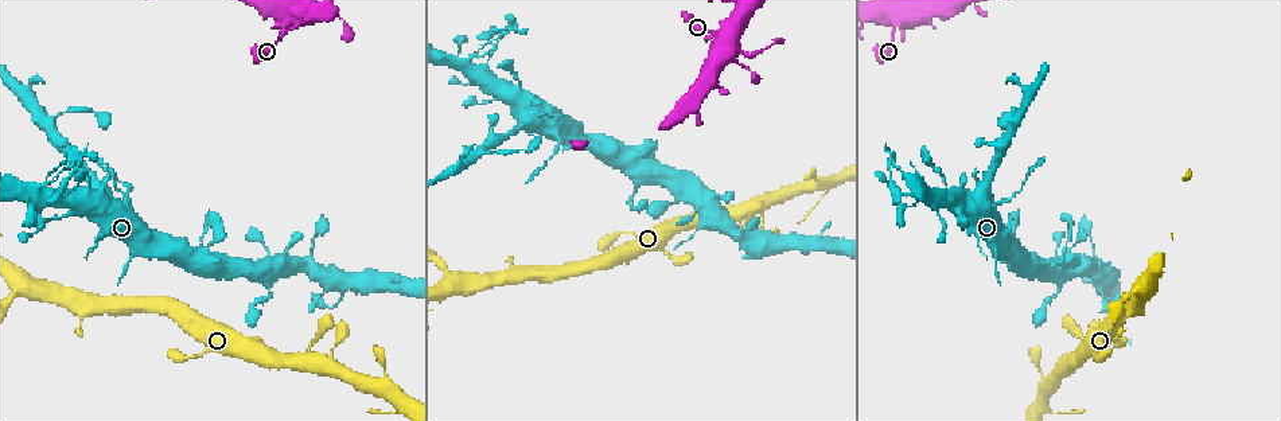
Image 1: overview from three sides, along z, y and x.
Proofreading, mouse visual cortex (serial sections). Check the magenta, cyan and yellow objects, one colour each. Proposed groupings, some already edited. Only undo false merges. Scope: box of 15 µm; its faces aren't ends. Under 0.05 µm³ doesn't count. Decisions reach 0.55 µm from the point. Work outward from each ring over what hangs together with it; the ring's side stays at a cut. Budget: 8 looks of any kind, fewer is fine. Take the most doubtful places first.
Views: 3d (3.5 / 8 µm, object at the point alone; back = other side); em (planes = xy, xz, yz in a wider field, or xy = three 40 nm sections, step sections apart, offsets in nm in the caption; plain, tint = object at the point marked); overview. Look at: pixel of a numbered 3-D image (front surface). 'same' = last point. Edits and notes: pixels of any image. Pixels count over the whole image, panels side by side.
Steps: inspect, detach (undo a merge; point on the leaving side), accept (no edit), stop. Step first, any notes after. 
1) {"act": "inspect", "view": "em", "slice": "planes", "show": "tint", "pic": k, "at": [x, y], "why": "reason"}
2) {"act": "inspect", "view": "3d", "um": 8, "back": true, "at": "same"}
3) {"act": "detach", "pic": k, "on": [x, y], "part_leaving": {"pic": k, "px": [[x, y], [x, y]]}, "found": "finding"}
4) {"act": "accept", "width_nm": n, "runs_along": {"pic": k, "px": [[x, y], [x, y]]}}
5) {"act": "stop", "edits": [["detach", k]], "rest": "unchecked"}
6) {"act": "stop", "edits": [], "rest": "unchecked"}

{"act": "inspect", "view": "3d", "um": 3.5, "pic": 1, "at": [49, 185], "why": "sudden change in width"}

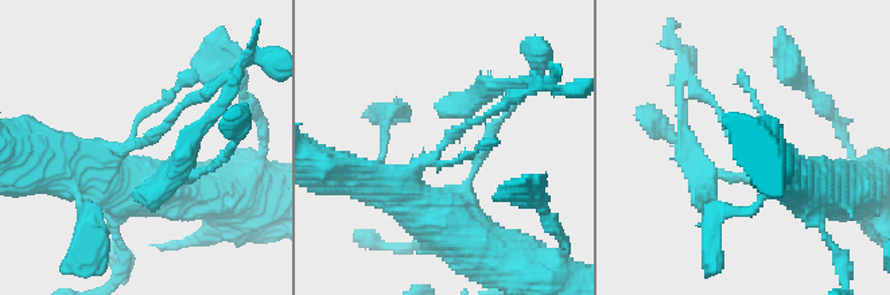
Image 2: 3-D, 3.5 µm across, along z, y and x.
{"act": "inspect", "view": "em", "slice": "planes", "show": "tint", "pic": 2, "at": [148, 143], "why": "shape alone is not enough"}

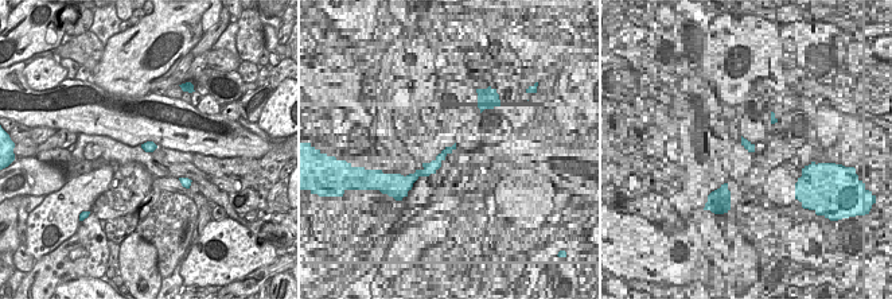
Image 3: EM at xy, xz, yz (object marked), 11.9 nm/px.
{"act": "accept", "runs_along": {"pic": 2, "px": [[411, 200], [407, 177], [509, 100]]}, "found": "continuous, no second cell"}

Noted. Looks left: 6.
{"act": "inspect", "view": "3d", "um": 3.5, "pic": 1, "at": [905, 16], "why": "sudden change in width"}

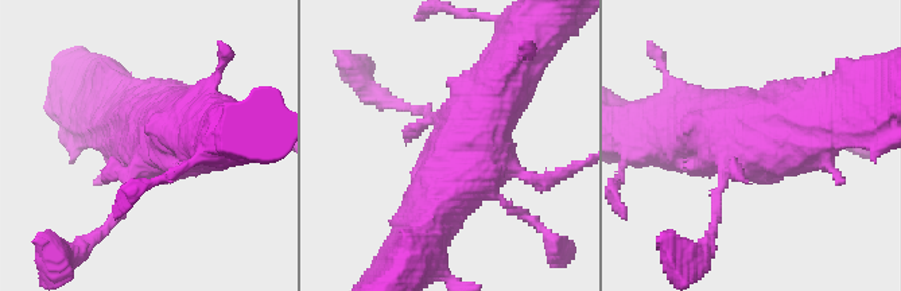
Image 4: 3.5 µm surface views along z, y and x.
{"act": "inspect", "view": "em", "slice": "xy", "step": 3, "show": "tint", "pic": 4, "at": [756, 153]}

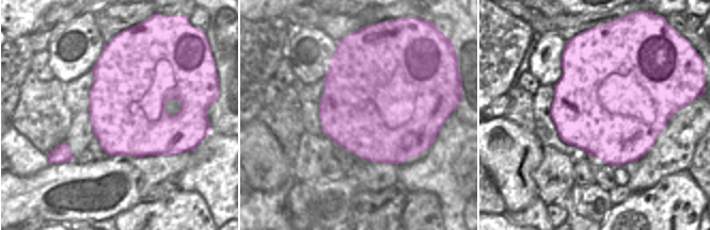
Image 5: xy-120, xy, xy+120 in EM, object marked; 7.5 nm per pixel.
{"act": "accept", "width_nm": 950, "runs_along": {"pic": 4, "px": [[723, 179], [781, 121], [850, 105]]}, "found": "one cell here"}

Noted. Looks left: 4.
{"act": "inspect", "view": "3d", "um": 3.5, "back": true, "pic": 1, "at": [310, 265], "why": "side arm on a straight run"}

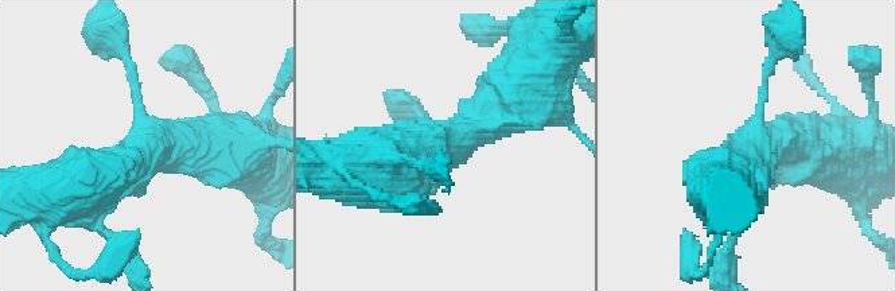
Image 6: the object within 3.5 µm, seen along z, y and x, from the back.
{"act": "inspect", "view": "em", "slice": "xy", "step": 1, "show": "tint", "pic": 6, "at": [145, 150], "why": "need the tissue"}

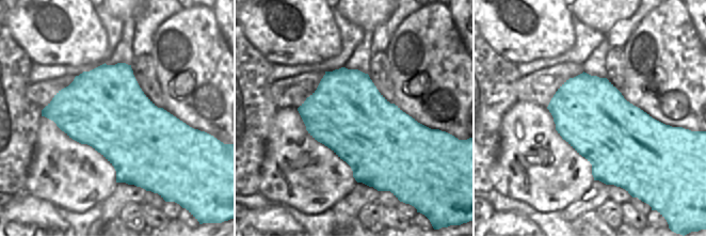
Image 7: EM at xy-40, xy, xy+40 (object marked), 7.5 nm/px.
{"act": "accept", "runs_along": {"pic": 6, "px": [[521, 94], [451, 142], [373, 170]]}, "found": "continuous, no second cell"}

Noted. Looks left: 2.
{"act": "stop", "edits": [], "rest": "unchecked"}

